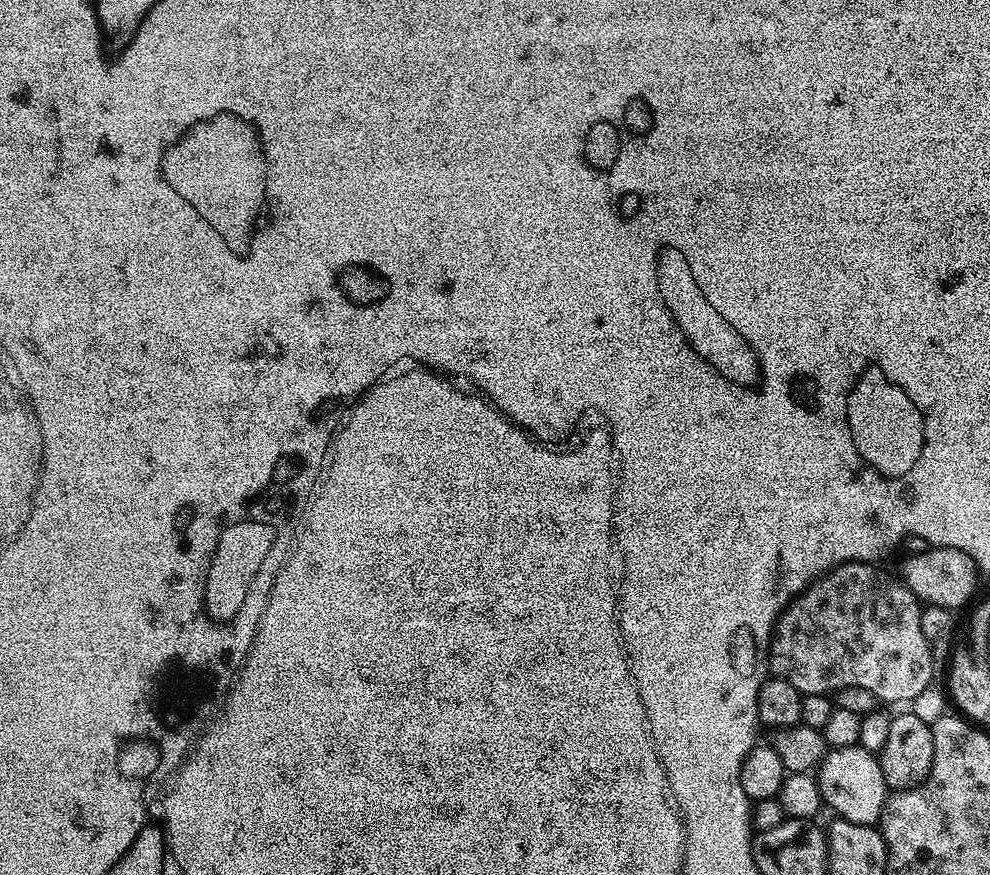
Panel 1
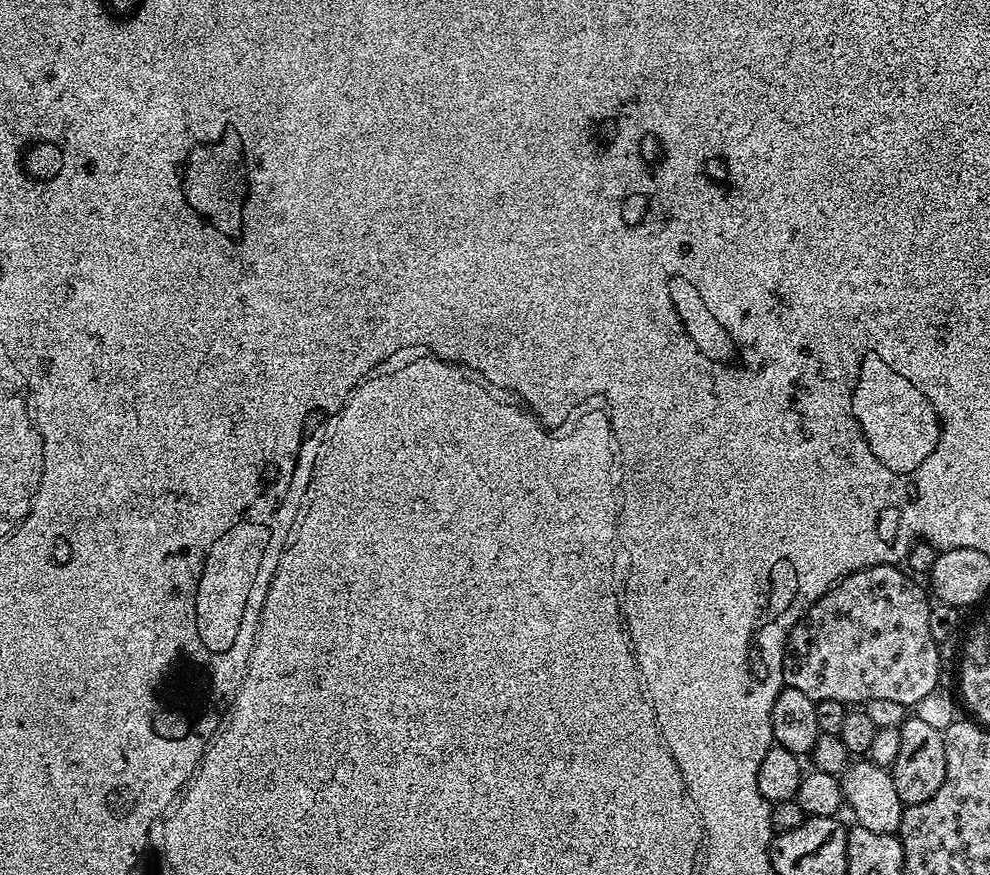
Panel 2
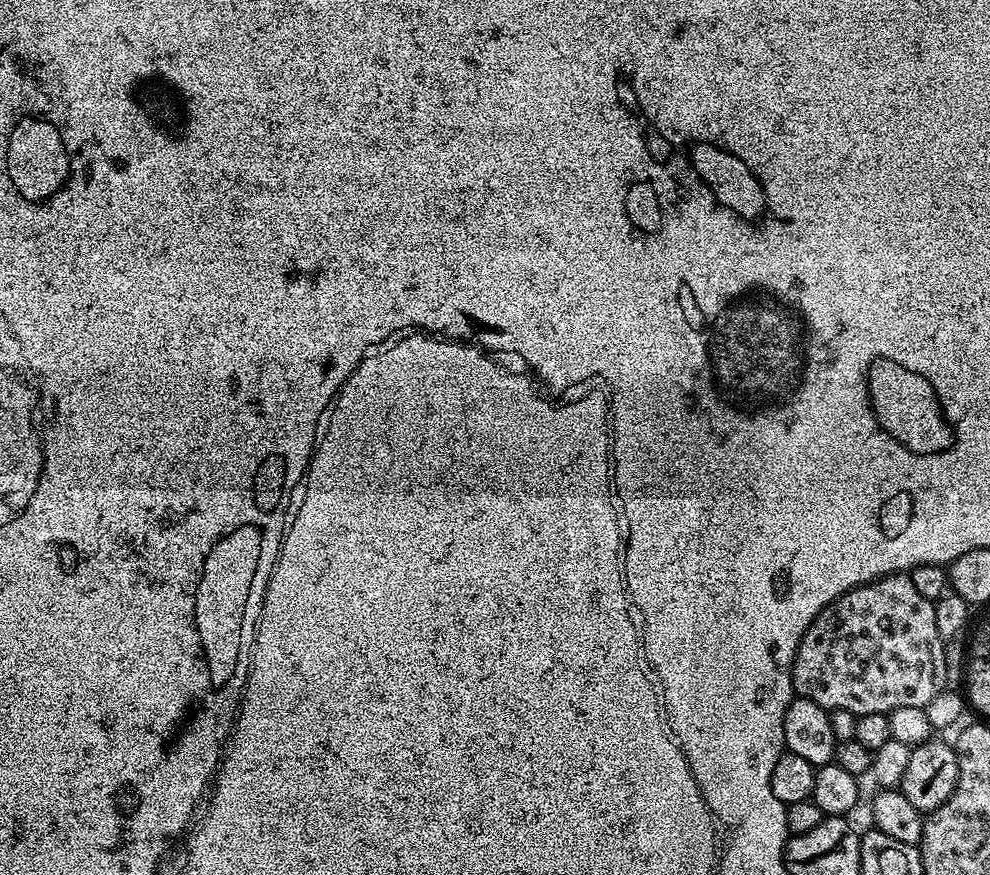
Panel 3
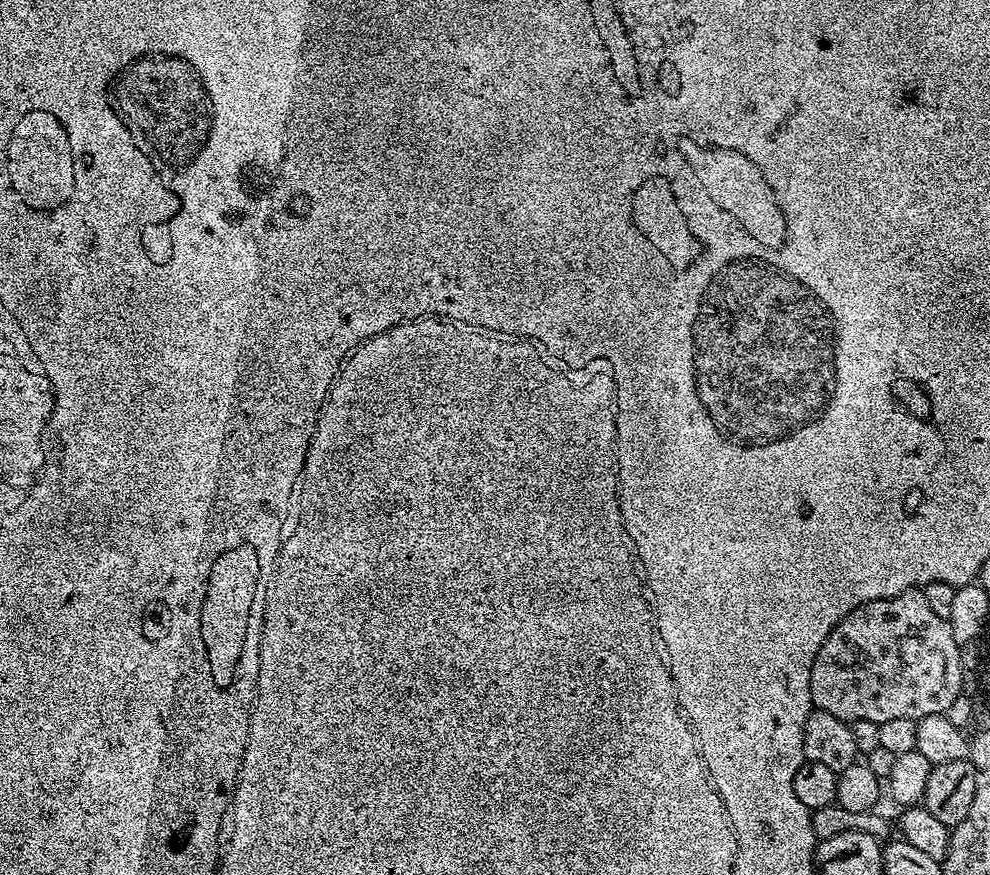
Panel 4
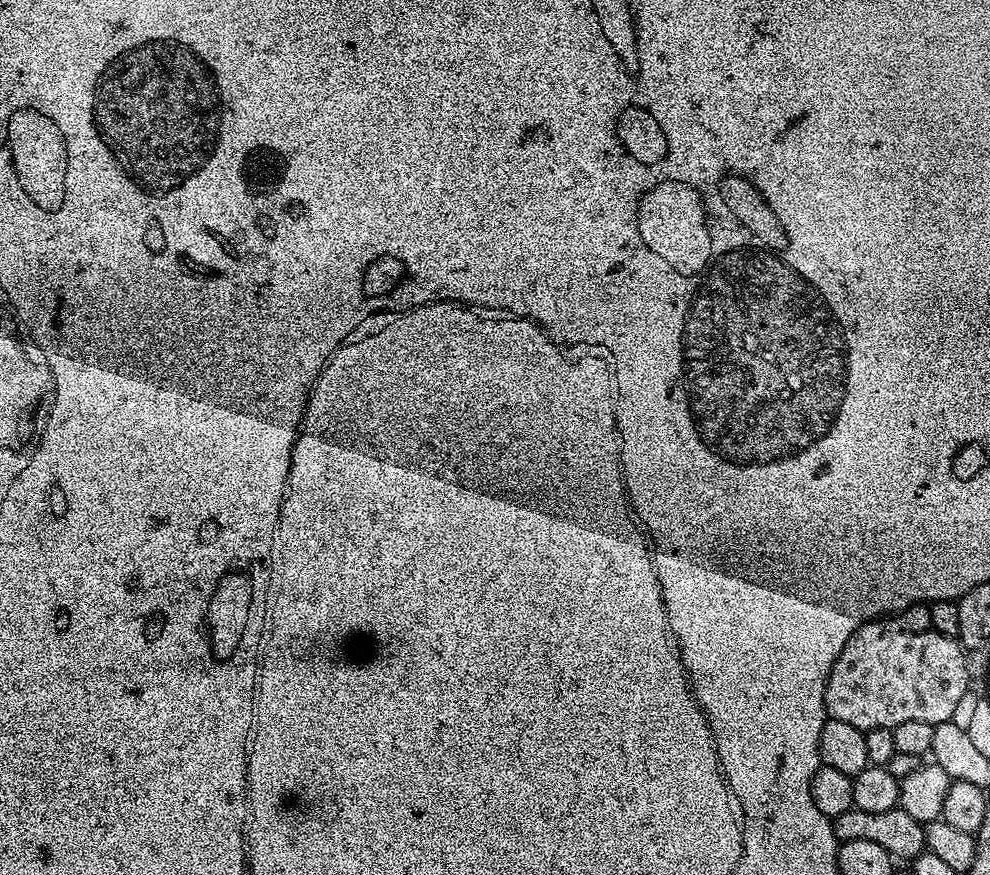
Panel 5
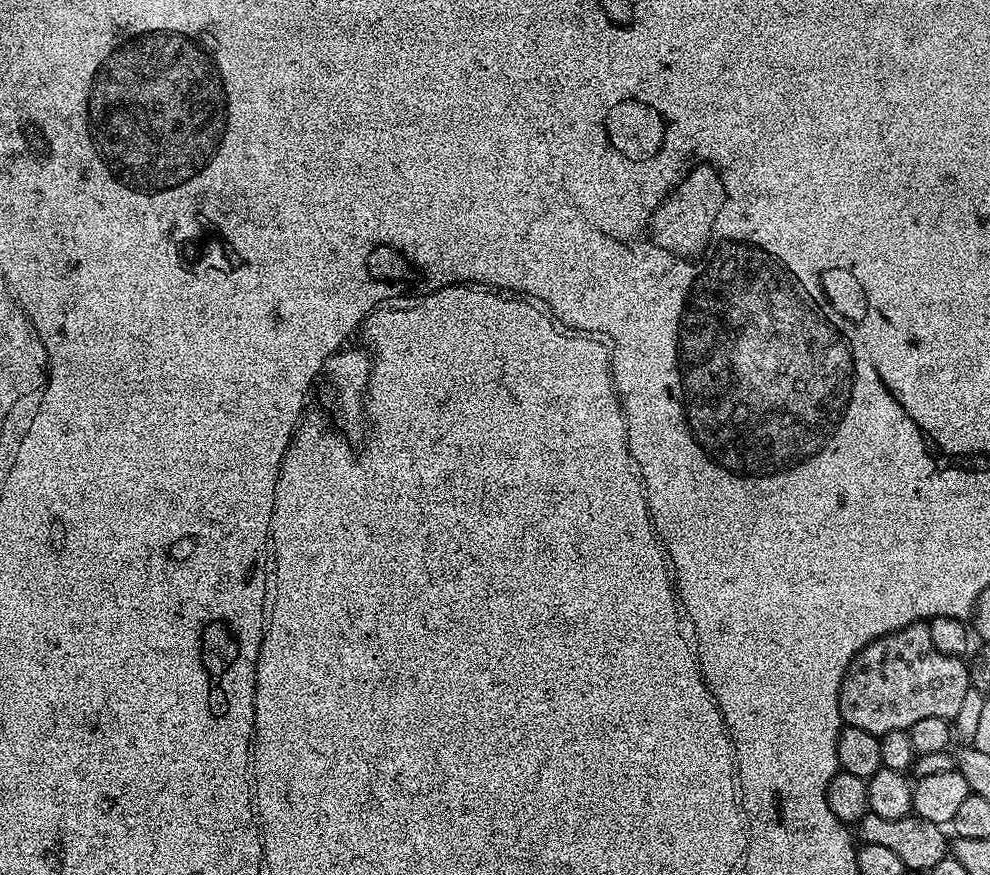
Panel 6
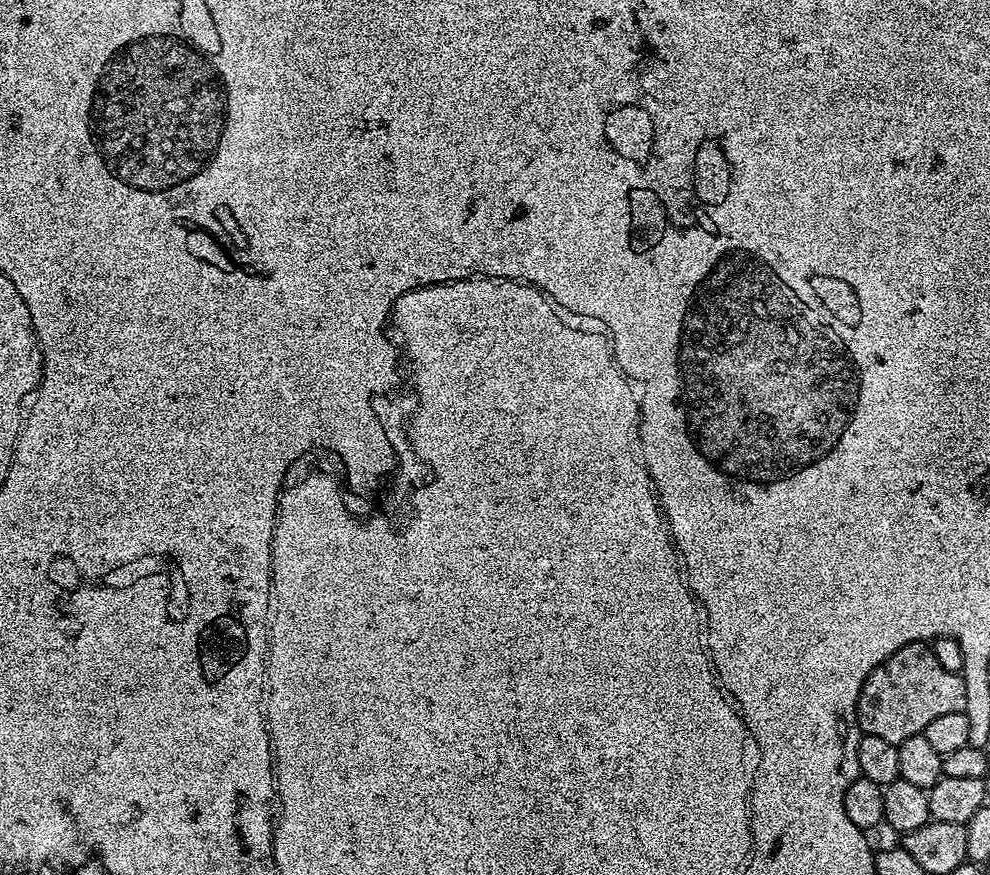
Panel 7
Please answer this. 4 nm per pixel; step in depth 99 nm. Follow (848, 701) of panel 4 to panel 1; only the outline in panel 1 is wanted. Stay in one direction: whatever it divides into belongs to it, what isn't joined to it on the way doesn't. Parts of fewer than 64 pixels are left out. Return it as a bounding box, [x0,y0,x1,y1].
[768,563,933,704]

